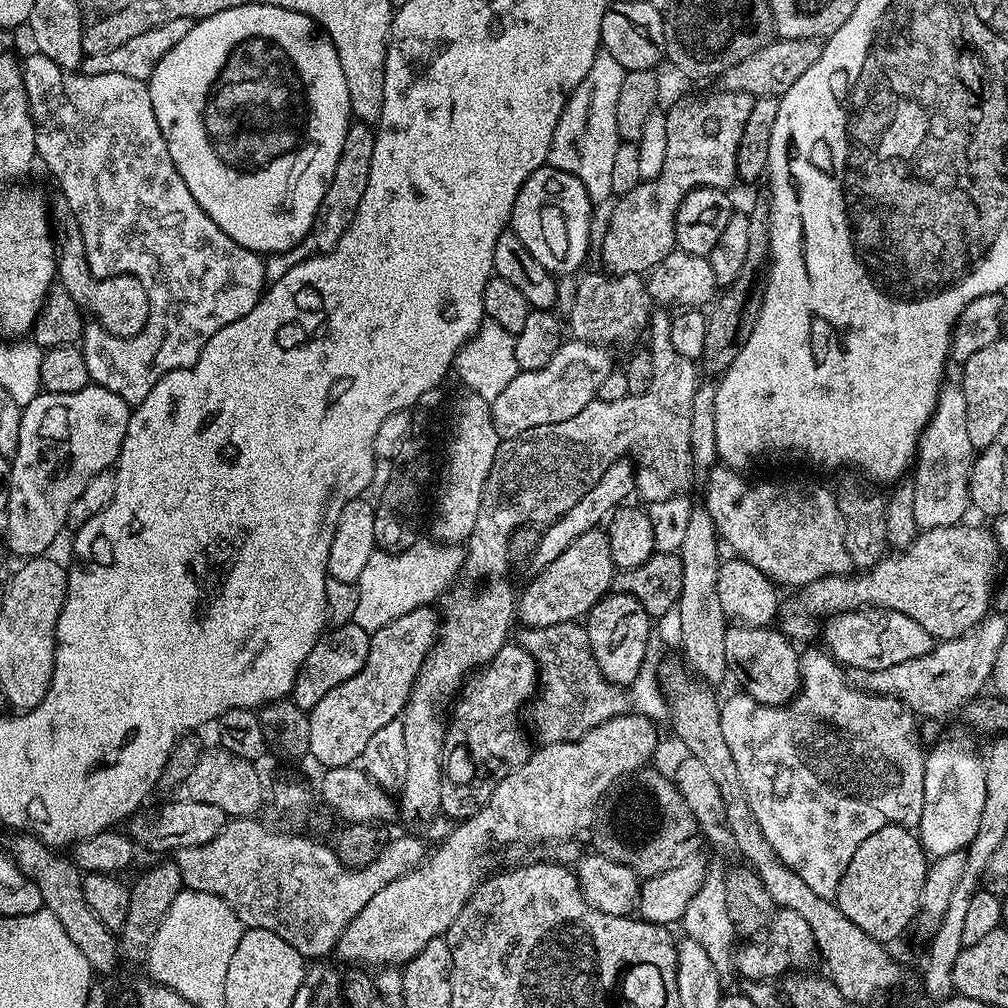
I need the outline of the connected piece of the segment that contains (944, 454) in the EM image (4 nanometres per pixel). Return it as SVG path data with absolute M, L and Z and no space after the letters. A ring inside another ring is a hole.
M945 383L936 399L936 408L928 425L920 435L920 444L916 447L914 471L910 483L914 488L914 522L918 522L921 530L926 528L945 528L951 524L959 524L970 512L970 497L968 494L968 478L972 474L974 449L970 446L970 437L966 430L966 394L959 383Z

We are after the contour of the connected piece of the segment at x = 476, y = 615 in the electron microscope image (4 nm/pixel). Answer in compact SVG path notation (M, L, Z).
M504 580L498 581L497 584L486 585L477 594L476 600L472 600L472 596L468 592L462 593L460 597L451 596L449 595L443 601L443 604L445 603L444 612L442 608L440 634L436 638L436 645L424 660L422 670L412 687L408 704L402 713L404 733L406 734L406 778L402 789L402 795L404 795L402 816L404 820L405 818L420 820L423 816L435 814L436 807L440 804L440 783L443 785L446 780L446 739L444 740L446 716L444 720L444 704L450 703L449 705L451 705L457 699L461 689L465 687L470 673L483 665L489 664L498 654L498 650L502 650L504 645L509 643L508 631L512 628L512 620L514 624L518 616L517 593L515 591L512 593L511 586Z

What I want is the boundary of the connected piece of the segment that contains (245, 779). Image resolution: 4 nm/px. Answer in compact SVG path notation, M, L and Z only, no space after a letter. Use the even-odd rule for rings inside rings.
M219 746L209 747L198 758L198 766L190 773L190 778L182 782L178 789L179 799L186 802L210 802L218 806L229 818L252 818L257 815L260 803L266 800L266 788L256 773L257 765L243 760Z

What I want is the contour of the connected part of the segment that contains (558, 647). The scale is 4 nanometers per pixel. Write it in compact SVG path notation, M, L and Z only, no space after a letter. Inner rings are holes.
M562 622L541 628L521 627L519 647L528 652L538 665L542 679L531 701L532 728L540 744L557 744L582 738L594 726L615 716L625 715L630 700L625 689L611 684L598 670L598 662L590 650L587 627L580 622Z

